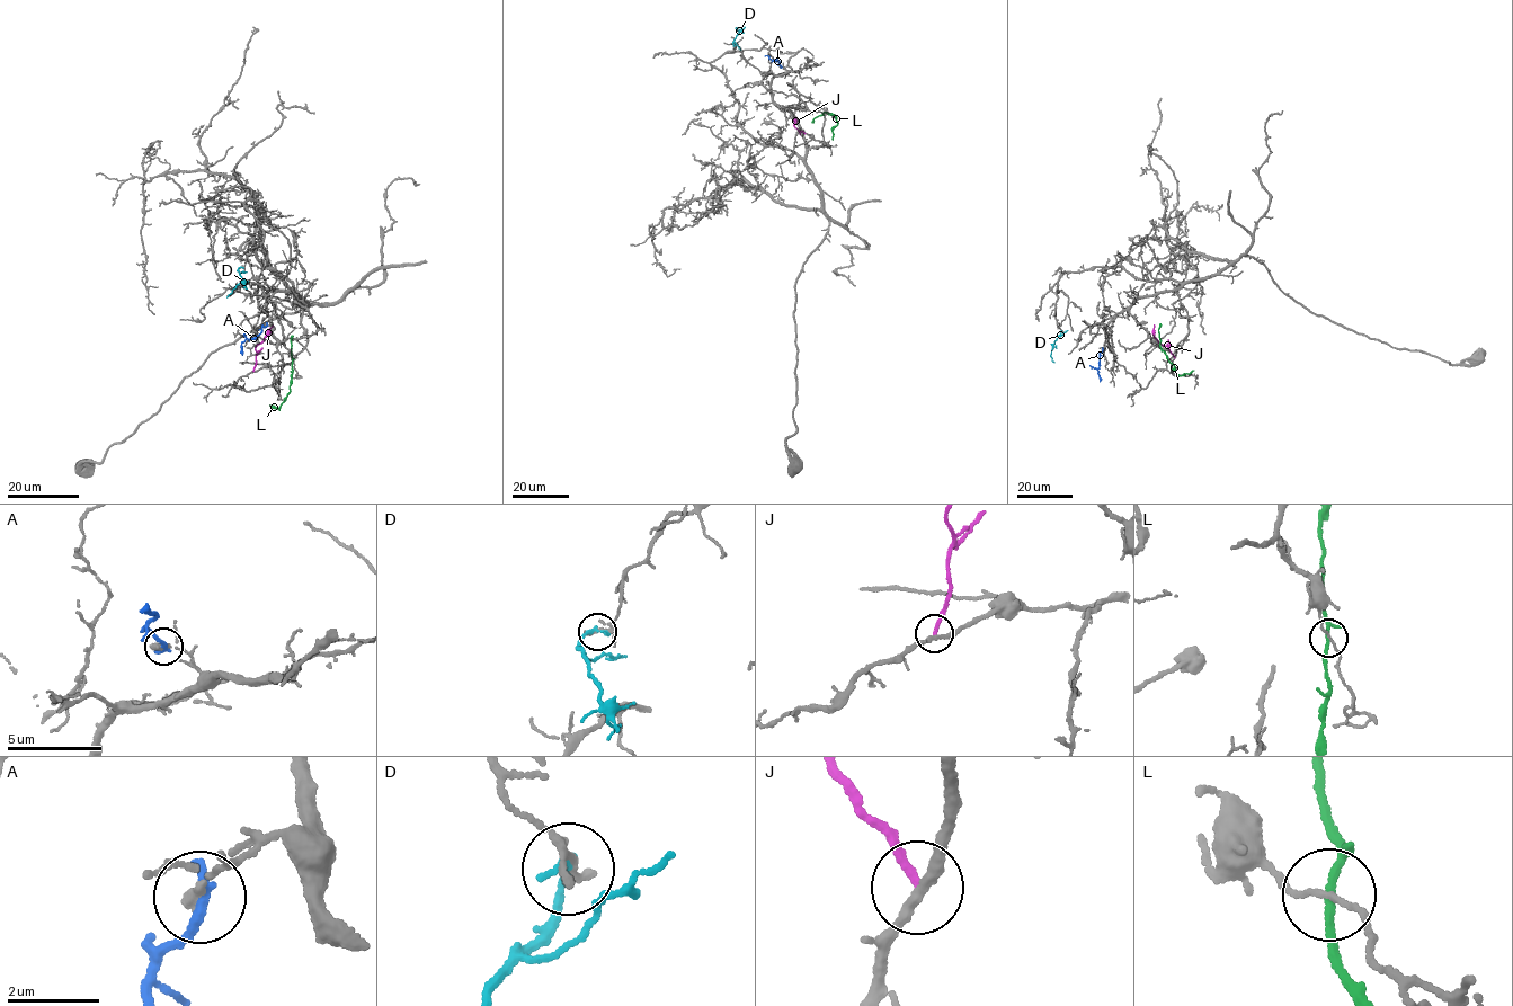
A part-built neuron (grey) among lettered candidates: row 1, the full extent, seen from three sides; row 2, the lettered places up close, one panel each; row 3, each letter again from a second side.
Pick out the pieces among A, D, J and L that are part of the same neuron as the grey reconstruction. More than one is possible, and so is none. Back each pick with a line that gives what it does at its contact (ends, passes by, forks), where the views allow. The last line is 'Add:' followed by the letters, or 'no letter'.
Add: no letter

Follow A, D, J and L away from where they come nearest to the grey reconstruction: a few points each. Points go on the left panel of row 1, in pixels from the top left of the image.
A: (266, 326), (241, 344), (242, 355)
D: (241, 267), (238, 270), (241, 282), (227, 297)
J: (252, 371), (256, 347), (273, 325)
L: (292, 361), (290, 391), (279, 409), (269, 404)

